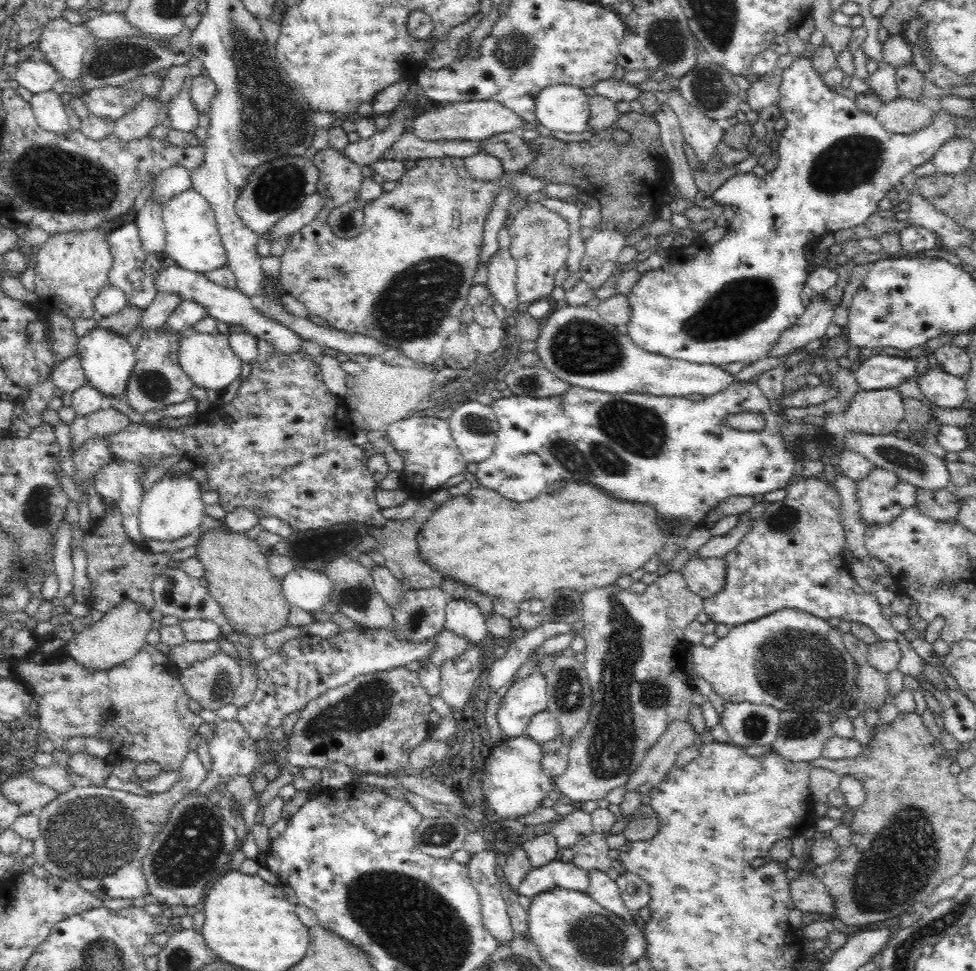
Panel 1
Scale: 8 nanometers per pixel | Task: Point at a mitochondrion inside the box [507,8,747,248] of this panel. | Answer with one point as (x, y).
(666, 39)

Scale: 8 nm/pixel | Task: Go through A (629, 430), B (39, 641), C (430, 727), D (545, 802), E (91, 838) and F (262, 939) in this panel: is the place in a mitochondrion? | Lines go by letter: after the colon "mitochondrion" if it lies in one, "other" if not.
A: mitochondrion
B: other
C: other
D: other
E: mitochondrion
F: other

